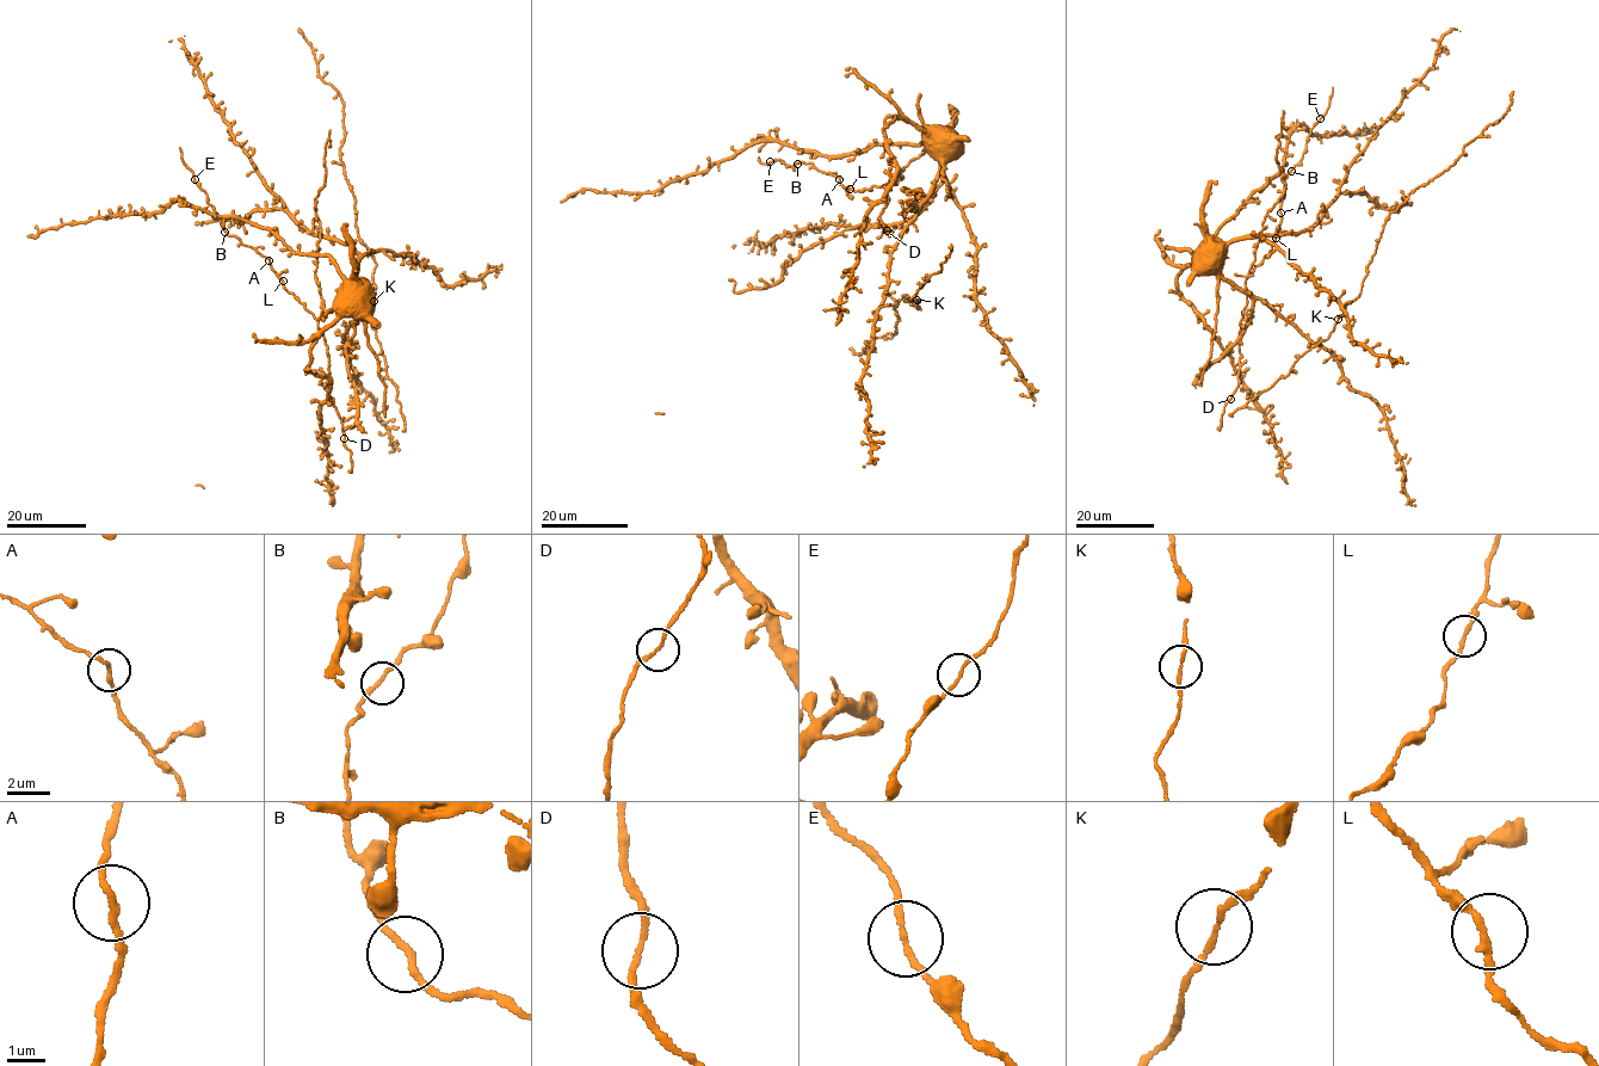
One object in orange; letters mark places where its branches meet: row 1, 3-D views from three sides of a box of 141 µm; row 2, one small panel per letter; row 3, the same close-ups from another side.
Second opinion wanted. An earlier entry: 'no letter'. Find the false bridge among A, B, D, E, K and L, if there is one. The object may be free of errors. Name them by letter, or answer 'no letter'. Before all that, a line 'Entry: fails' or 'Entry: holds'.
Entry: holds
no letter

